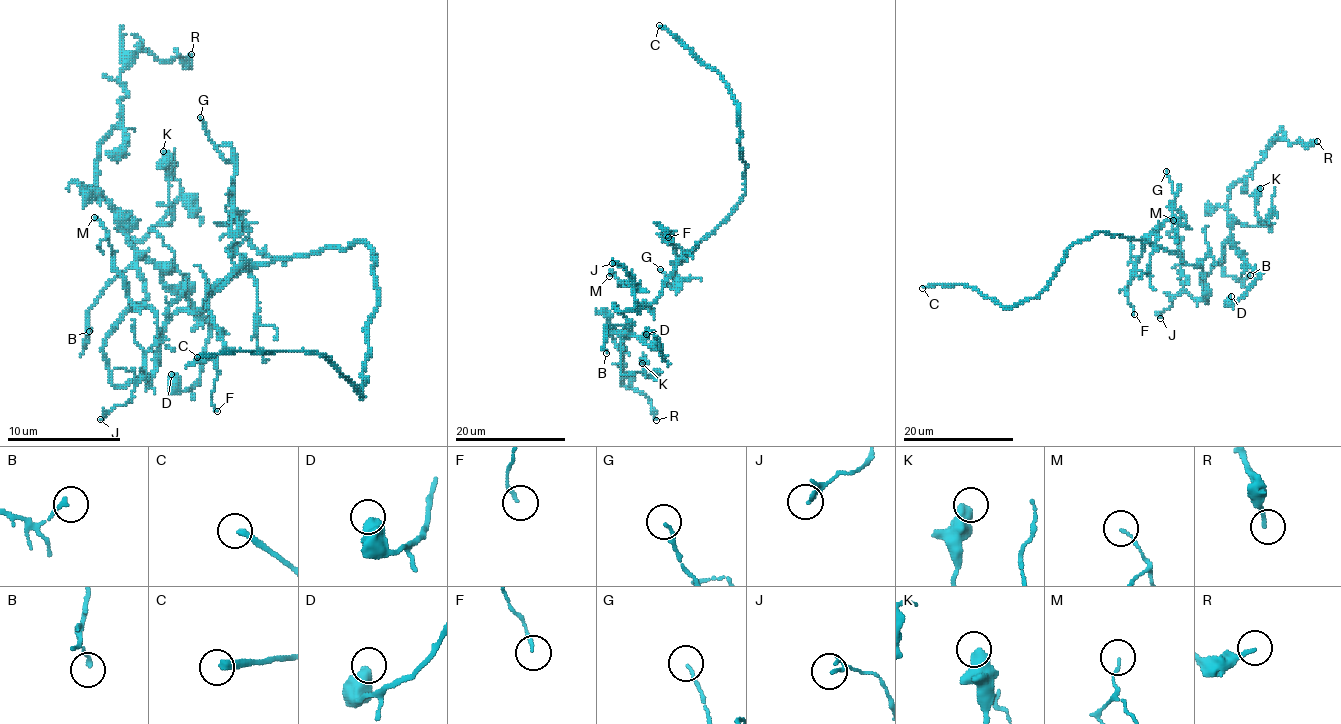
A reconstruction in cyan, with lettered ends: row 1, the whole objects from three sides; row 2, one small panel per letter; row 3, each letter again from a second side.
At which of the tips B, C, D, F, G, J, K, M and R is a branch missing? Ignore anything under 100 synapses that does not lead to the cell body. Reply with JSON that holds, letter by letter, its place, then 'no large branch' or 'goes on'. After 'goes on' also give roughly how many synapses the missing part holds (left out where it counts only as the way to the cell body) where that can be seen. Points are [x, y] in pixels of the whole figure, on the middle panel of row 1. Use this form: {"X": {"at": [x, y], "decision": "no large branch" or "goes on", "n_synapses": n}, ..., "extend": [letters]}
{"B": {"at": [606, 353], "decision": "no large branch"}, "C": {"at": [659, 25], "decision": "goes on"}, "D": {"at": [646, 334], "decision": "no large branch"}, "F": {"at": [668, 237], "decision": "no large branch"}, "G": {"at": [660, 269], "decision": "no large branch"}, "J": {"at": [612, 263], "decision": "no large branch"}, "K": {"at": [642, 363], "decision": "no large branch"}, "M": {"at": [609, 276], "decision": "no large branch"}, "R": {"at": [656, 420], "decision": "no large branch"}, "extend": ["C"]}

